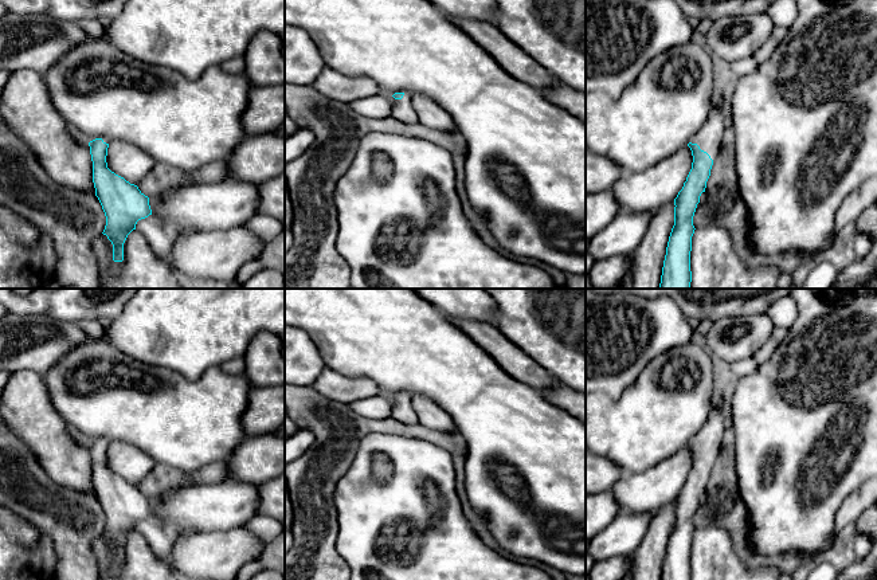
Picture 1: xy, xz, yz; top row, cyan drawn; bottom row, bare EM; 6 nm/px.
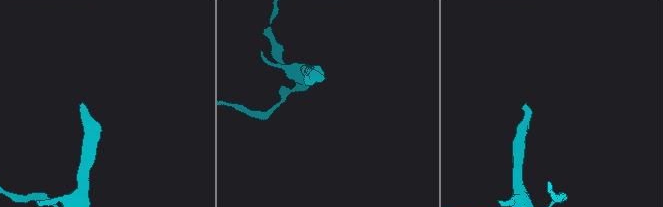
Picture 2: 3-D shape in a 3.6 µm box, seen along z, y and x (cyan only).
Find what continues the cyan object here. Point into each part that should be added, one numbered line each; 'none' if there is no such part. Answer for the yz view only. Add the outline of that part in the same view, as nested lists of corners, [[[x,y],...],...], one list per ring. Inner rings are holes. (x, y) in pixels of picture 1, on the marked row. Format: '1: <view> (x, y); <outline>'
1: yz (708, 138); [[[712,105],[710,114],[702,126],[702,129],[690,140],[692,144],[697,144],[701,150],[706,152],[714,161],[724,134],[724,119],[721,115],[721,109]]]

